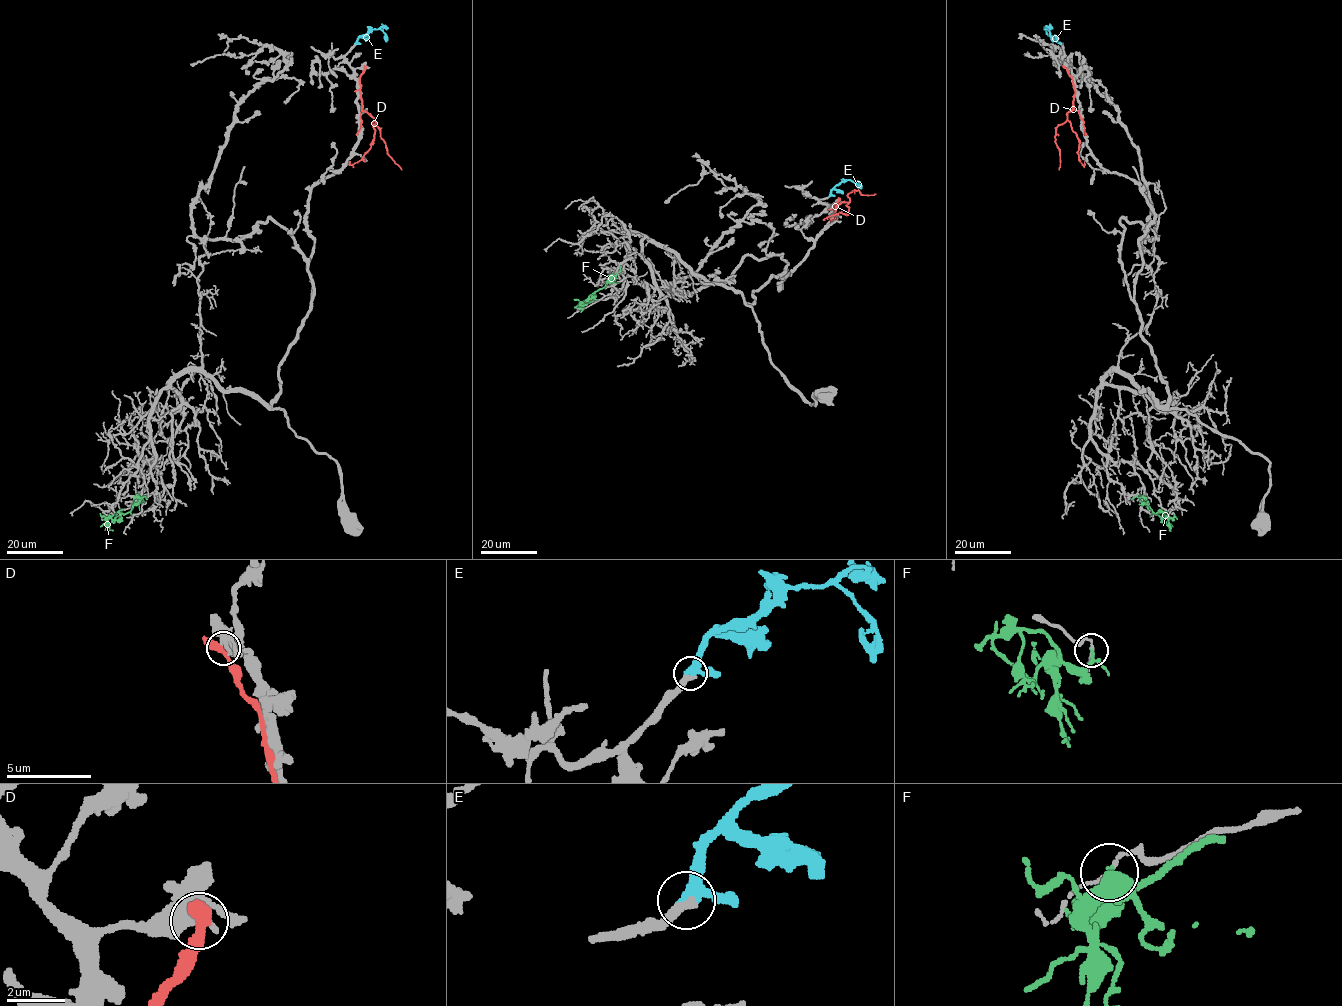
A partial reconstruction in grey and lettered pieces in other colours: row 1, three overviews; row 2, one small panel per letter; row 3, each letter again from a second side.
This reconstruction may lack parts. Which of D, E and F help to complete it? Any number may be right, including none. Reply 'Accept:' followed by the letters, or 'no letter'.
Accept: E

